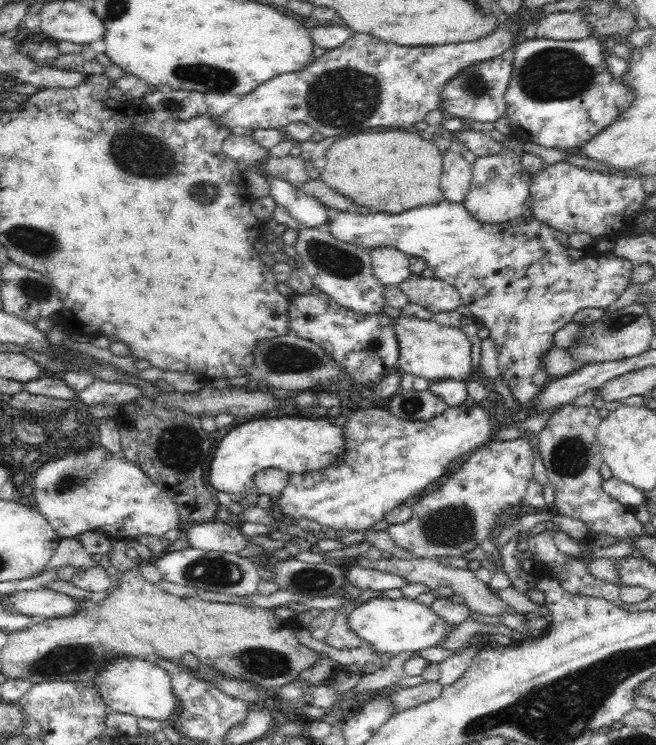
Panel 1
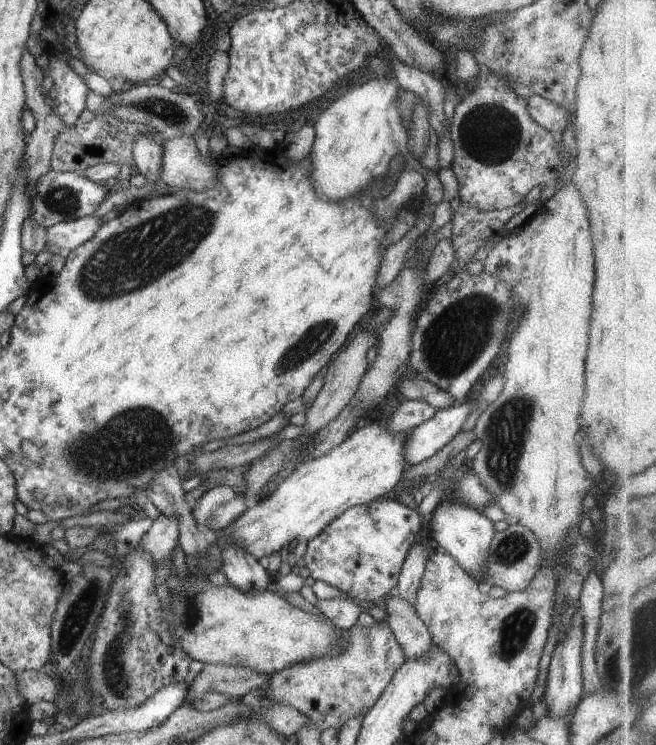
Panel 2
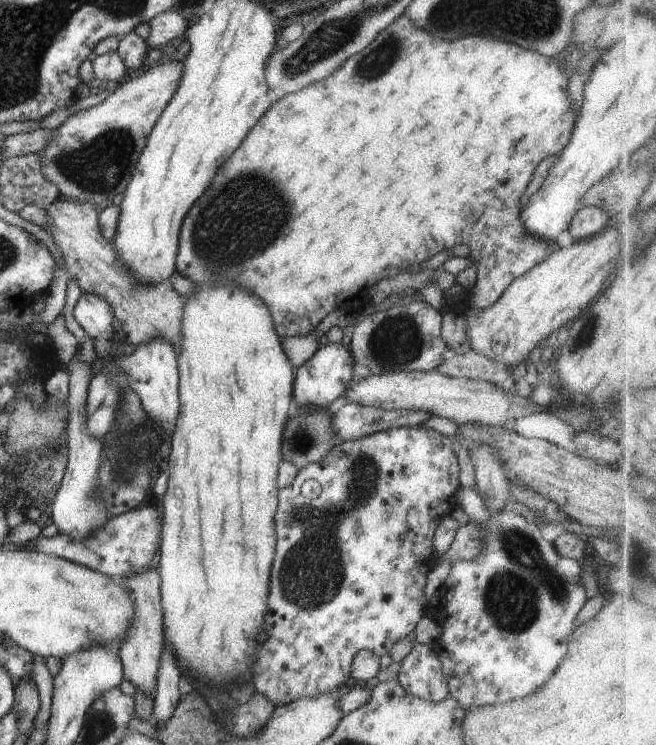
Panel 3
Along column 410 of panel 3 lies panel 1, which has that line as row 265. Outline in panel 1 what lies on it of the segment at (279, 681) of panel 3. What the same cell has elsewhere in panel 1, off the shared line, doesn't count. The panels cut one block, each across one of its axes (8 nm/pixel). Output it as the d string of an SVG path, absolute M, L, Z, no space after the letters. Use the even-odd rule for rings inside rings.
M440 201L436 204L419 206L418 208L408 209L407 211L398 214L384 214L384 212L378 212L378 214L361 214L361 213L340 213L335 219L330 219L327 224L329 231L332 233L334 238L347 244L354 244L360 246L362 249L368 249L372 251L374 248L396 248L402 253L408 256L416 256L426 262L427 268L430 269L435 278L444 280L449 284L452 284L458 292L461 294L463 304L468 306L470 309L469 315L480 319L482 327L488 328L490 331L489 337L494 341L496 349L498 349L498 366L500 374L512 391L514 400L517 402L517 406L520 408L531 408L530 412L533 412L533 402L535 398L542 392L544 388L550 384L548 378L550 375L544 371L544 367L540 365L540 358L546 354L548 349L553 346L553 334L559 331L562 327L568 323L573 322L574 315L582 308L598 308L606 310L614 300L618 300L620 295L628 285L630 285L630 274L634 270L634 265L630 261L618 258L612 252L599 252L593 248L587 247L586 249L570 249L568 248L568 234L555 228L550 228L543 222L534 220L529 215L510 220L510 222L504 222L500 224L482 224L477 220L474 220L469 212L465 209L463 203L454 203L450 201Z

